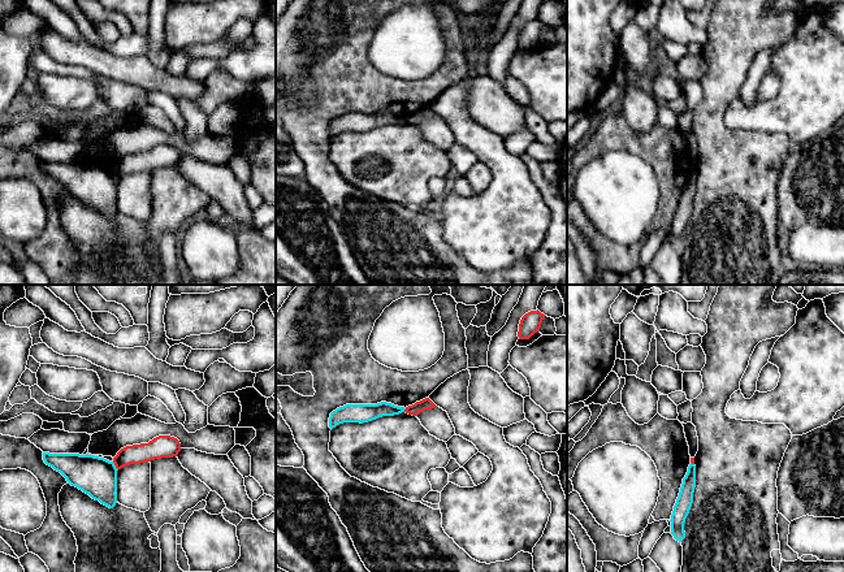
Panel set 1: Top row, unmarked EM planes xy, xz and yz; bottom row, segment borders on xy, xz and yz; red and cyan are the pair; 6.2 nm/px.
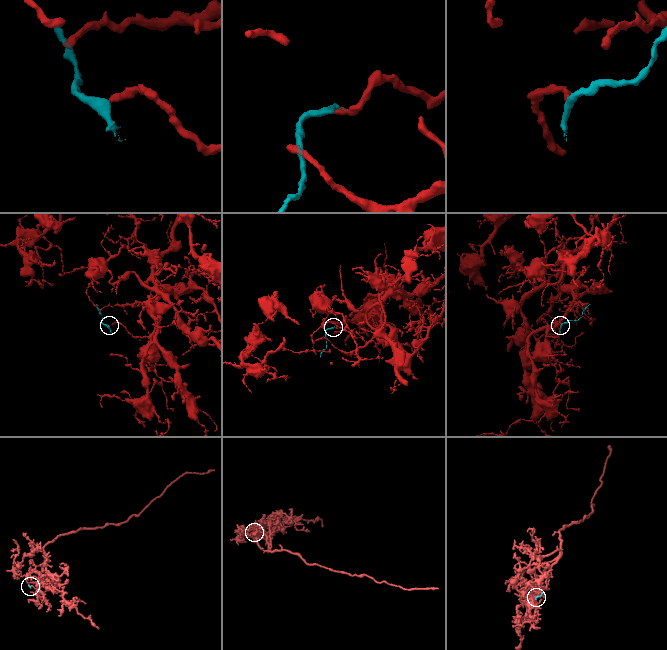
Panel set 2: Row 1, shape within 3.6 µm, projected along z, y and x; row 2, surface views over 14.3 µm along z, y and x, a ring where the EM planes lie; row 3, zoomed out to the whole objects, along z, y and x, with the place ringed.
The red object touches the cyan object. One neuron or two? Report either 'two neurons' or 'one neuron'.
two neurons

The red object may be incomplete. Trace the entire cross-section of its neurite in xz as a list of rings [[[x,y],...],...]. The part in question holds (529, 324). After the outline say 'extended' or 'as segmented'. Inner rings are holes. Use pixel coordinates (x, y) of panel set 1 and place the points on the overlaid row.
[[[538,309],[525,313],[519,324],[519,339],[529,339],[534,333],[540,332],[544,318],[545,315],[541,313]]]; as segmented

